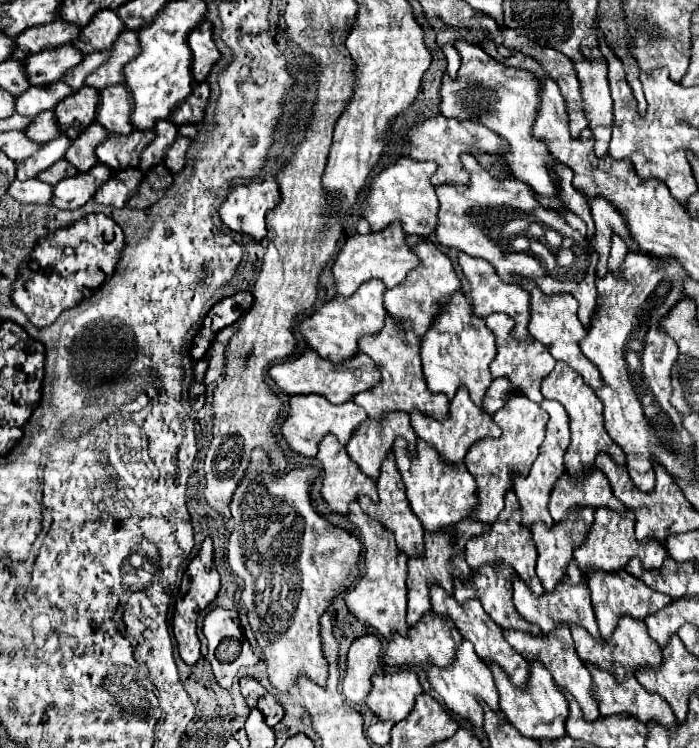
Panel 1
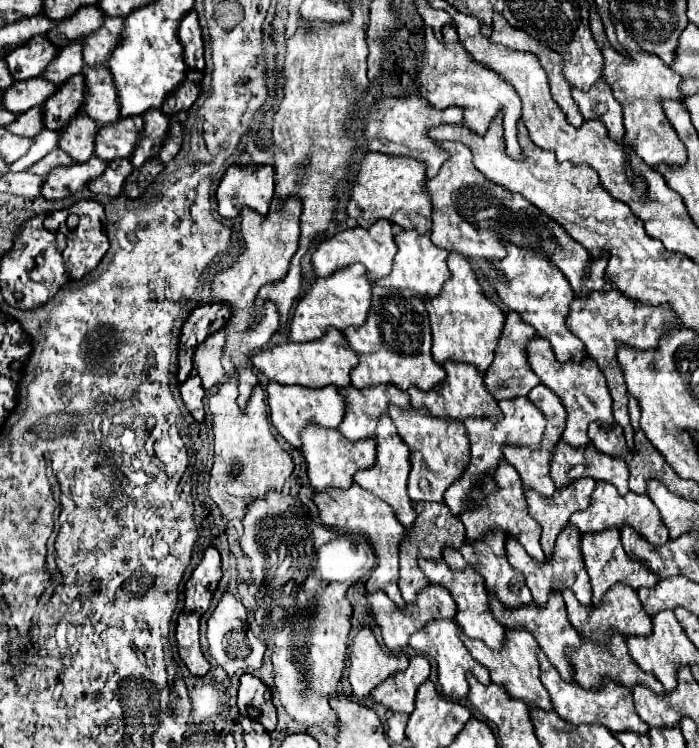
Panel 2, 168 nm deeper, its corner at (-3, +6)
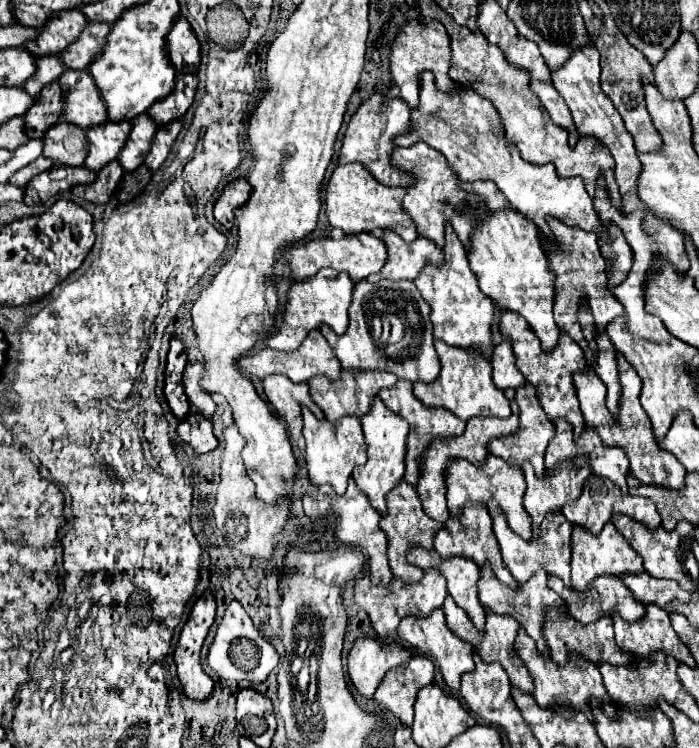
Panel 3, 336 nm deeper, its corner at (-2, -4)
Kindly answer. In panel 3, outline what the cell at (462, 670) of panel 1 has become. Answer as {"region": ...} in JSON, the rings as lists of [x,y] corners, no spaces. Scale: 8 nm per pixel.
{"region":[[[435,610],[427,618],[413,618],[413,616],[403,618],[403,622],[397,628],[397,634],[405,644],[409,644],[411,648],[417,648],[419,654],[433,656],[437,660],[437,664],[441,668],[441,674],[443,674],[443,680],[445,680],[447,688],[451,688],[451,690],[459,690],[461,674],[471,672],[475,668],[475,664],[473,664],[473,648],[469,644],[463,644],[463,640],[459,640],[457,636],[451,634],[451,630],[445,624],[443,610]]]}

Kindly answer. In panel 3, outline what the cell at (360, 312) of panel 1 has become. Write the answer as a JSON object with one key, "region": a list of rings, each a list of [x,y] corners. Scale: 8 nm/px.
{"region":[[[323,268],[323,272],[319,272],[319,276],[315,276],[315,280],[311,280],[311,282],[293,284],[293,288],[289,290],[285,318],[283,318],[279,330],[267,340],[267,346],[273,350],[291,352],[291,350],[299,348],[301,342],[305,340],[305,336],[311,330],[317,330],[321,324],[327,324],[329,328],[333,328],[333,332],[339,336],[345,334],[345,330],[349,326],[349,306],[353,300],[353,288],[355,288],[355,284],[347,276],[347,272],[335,272],[331,268]]]}

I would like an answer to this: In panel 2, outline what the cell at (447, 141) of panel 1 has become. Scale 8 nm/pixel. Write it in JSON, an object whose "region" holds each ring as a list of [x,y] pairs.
{"region":[[[416,94],[404,96],[404,98],[384,98],[380,102],[374,102],[368,110],[368,114],[362,118],[364,126],[364,138],[370,152],[380,152],[388,156],[408,156],[416,158],[426,164],[426,176],[432,178],[438,174],[442,162],[448,158],[446,152],[442,152],[434,140],[426,134],[428,128],[440,126],[440,124],[462,124],[462,108],[450,106],[446,110],[434,110],[428,106],[428,102]]]}

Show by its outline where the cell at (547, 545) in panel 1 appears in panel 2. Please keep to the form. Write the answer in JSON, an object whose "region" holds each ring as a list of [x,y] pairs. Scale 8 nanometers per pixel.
{"region":[[[580,478],[580,482],[572,482],[566,490],[556,490],[552,498],[540,498],[536,490],[526,492],[526,502],[530,508],[530,516],[542,526],[542,550],[550,558],[554,550],[556,536],[570,520],[570,516],[578,510],[586,510],[590,504],[590,494],[596,482],[592,478]]]}

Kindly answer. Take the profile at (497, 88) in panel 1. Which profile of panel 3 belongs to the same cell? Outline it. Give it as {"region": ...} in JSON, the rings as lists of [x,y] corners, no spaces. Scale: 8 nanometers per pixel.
{"region":[[[417,20],[407,22],[401,32],[397,34],[393,46],[391,46],[391,80],[399,88],[401,98],[411,106],[419,106],[419,76],[423,72],[433,72],[435,74],[435,84],[449,94],[459,92],[459,84],[449,78],[449,66],[451,66],[451,46],[449,46],[449,36],[443,28],[443,24],[431,20],[427,24],[419,24]]]}

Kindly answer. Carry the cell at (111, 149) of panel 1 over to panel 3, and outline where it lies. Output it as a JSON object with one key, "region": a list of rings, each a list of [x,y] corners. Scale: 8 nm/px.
{"region":[[[123,120],[119,124],[105,122],[101,126],[87,130],[89,140],[89,156],[85,160],[85,166],[93,172],[99,172],[99,168],[107,166],[109,162],[117,160],[119,148],[125,146],[129,134],[131,134],[131,122]]]}

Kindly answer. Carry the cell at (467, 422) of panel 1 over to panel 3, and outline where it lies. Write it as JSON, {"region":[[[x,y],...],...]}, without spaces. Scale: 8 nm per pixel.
{"region":[[[435,342],[439,360],[441,360],[441,374],[439,380],[431,384],[413,384],[413,392],[417,400],[421,400],[425,406],[443,406],[451,414],[455,414],[461,420],[469,420],[473,416],[495,416],[495,418],[509,418],[511,408],[509,400],[501,390],[495,388],[491,378],[491,364],[475,350],[463,350],[463,348],[451,348],[443,342]]]}

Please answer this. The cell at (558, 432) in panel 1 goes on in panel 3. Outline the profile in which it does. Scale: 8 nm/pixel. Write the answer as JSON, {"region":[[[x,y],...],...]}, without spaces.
{"region":[[[525,384],[523,388],[519,388],[515,392],[515,400],[519,406],[519,432],[515,436],[507,436],[507,438],[499,438],[499,440],[491,440],[489,444],[489,452],[503,458],[507,464],[521,468],[525,462],[531,462],[531,466],[535,468],[535,476],[543,478],[545,476],[545,464],[543,464],[543,454],[549,446],[549,442],[555,436],[555,424],[551,422],[551,418],[543,412],[535,386],[533,384]]]}

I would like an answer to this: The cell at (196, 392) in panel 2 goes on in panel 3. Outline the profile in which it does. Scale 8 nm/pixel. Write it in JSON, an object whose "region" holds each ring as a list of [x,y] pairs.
{"region":[[[187,414],[183,422],[177,426],[177,434],[181,440],[193,446],[195,452],[211,452],[217,446],[217,438],[213,434],[213,424],[209,418],[195,414]]]}

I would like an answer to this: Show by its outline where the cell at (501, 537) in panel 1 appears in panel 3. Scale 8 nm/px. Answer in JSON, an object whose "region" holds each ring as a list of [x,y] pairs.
{"region":[[[491,454],[487,456],[487,462],[483,466],[475,466],[467,460],[455,460],[447,470],[447,506],[455,518],[463,514],[463,506],[467,502],[487,504],[489,500],[495,500],[499,508],[503,510],[507,522],[511,524],[511,530],[529,542],[531,540],[531,518],[523,508],[523,494],[525,494],[523,470],[511,468],[505,460],[499,460],[497,456],[491,456]]]}

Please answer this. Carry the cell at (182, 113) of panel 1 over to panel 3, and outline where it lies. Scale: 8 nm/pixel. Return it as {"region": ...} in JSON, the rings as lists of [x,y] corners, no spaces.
{"region":[[[179,74],[173,92],[167,98],[155,102],[147,110],[147,114],[161,126],[169,124],[171,120],[179,120],[185,116],[185,112],[193,104],[195,90],[197,90],[197,76],[195,74]]]}

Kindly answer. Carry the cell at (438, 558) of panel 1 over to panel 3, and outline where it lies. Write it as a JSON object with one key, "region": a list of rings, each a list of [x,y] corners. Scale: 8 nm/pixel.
{"region":[[[403,482],[399,484],[399,488],[395,488],[395,492],[391,492],[391,496],[387,496],[387,502],[389,502],[389,514],[383,516],[381,520],[381,528],[385,530],[387,534],[387,540],[389,540],[389,566],[391,566],[391,572],[395,578],[399,578],[403,584],[419,584],[425,576],[423,570],[411,566],[407,562],[407,552],[409,548],[413,546],[421,546],[425,550],[433,550],[433,538],[435,534],[443,528],[441,522],[429,518],[423,510],[423,504],[421,504],[421,498],[417,494],[415,488],[411,488],[411,484]]]}

